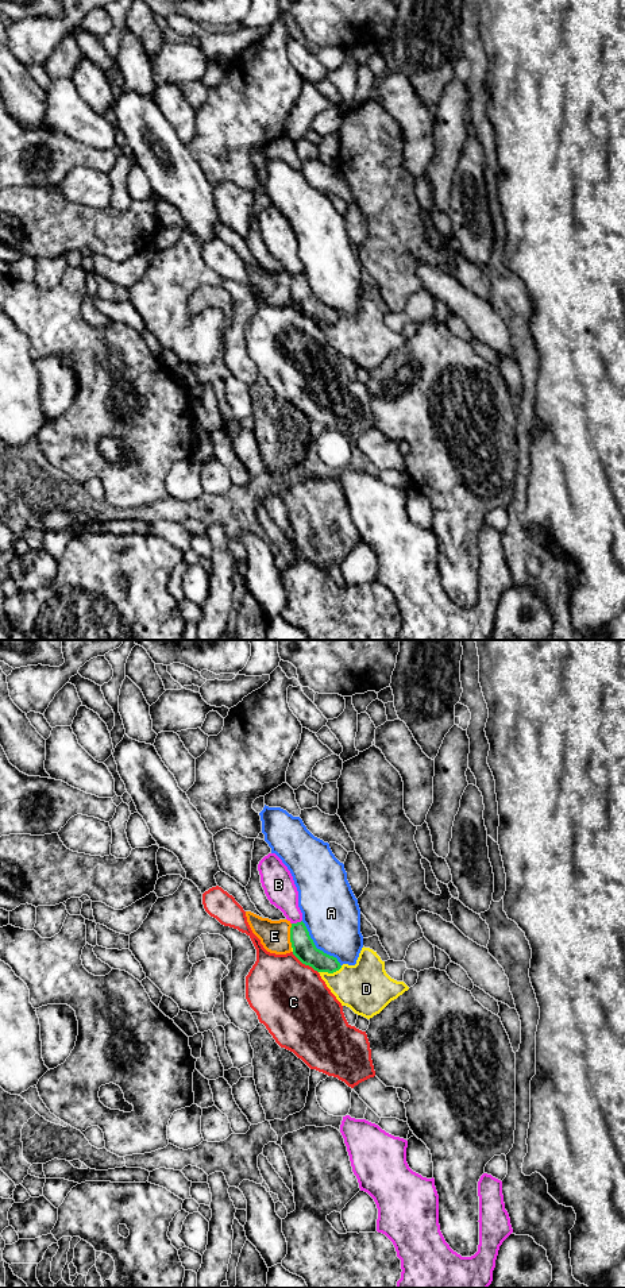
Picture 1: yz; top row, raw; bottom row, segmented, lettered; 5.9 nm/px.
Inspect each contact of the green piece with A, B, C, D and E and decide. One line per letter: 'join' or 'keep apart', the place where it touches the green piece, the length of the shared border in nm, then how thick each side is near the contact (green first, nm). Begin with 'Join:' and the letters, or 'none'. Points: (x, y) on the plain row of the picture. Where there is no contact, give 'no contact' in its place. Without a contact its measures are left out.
Join: none
A: keep apart | yz (316, 300) | 360 nm | 140/340 nm
B: keep apart | yz (297, 274) | 70 nm | 140/190 nm
C: keep apart | yz (305, 316) | 200 nm | 140/440 nm
D: keep apart | yz (330, 324) | 150 nm | 140/300 nm
E: keep apart | yz (290, 288) | 140 nm | 140/180 nm

